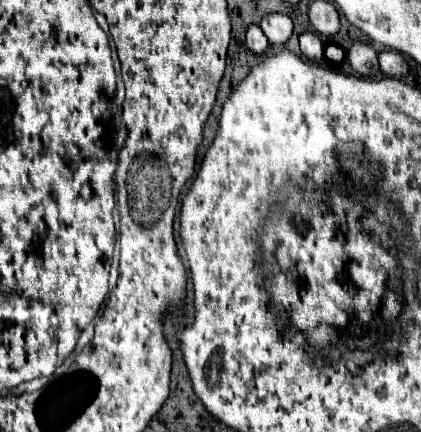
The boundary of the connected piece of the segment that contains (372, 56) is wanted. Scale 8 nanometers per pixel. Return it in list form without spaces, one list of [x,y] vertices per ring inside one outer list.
[[[356,42],[348,50],[348,62],[350,66],[360,74],[360,76],[378,76],[380,74],[380,64],[378,64],[378,54],[372,46]]]

